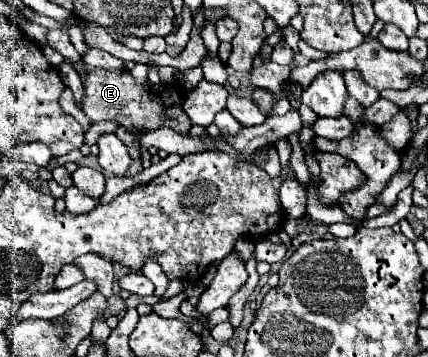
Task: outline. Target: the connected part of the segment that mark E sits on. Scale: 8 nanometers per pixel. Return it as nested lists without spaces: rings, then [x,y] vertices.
[[[82,58],[76,60],[74,70],[82,76],[84,82],[84,98],[82,98],[82,110],[92,122],[100,120],[112,120],[122,128],[138,128],[138,130],[158,130],[158,128],[170,128],[178,132],[180,136],[188,136],[192,122],[182,110],[182,102],[186,96],[186,90],[178,84],[152,84],[146,80],[144,84],[136,84],[136,80],[130,76],[126,68],[118,70],[106,70],[106,68],[92,68],[86,70]]]

